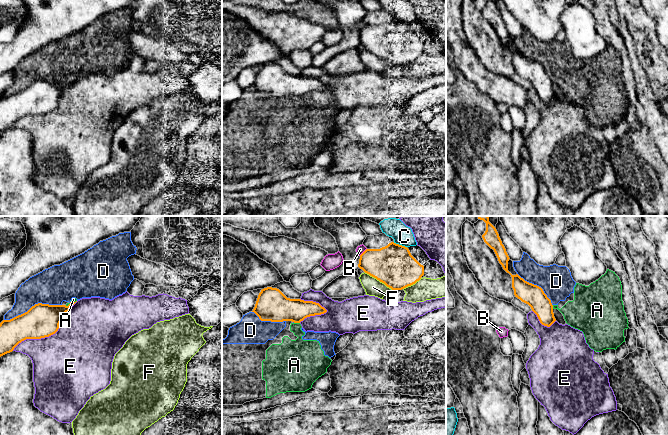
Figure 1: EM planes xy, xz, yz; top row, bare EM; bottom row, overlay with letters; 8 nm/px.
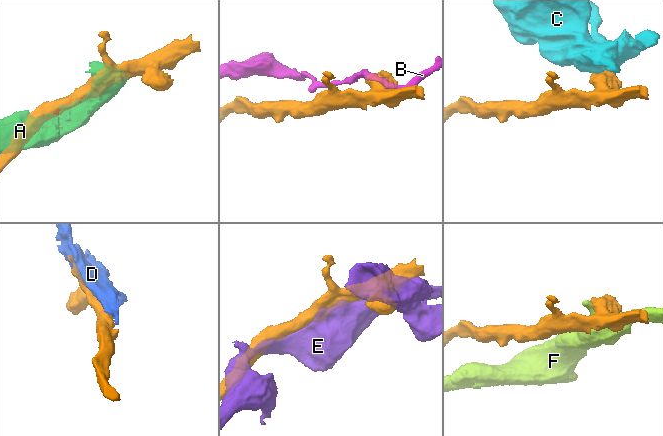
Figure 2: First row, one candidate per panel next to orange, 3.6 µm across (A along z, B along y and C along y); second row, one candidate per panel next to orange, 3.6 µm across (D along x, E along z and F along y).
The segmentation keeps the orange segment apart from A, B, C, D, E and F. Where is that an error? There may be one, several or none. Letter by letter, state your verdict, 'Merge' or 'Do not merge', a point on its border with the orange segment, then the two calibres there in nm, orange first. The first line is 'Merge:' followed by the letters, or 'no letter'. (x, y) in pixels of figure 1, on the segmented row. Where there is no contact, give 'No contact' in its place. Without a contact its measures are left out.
Merge: no letter
A: Do not merge. Touches orange at xz (297, 322). Thickness 260 nm (orange) against 240 nm
B: Do not merge. Touches orange at xz (363, 252). Thickness 320 nm (orange) against 70 nm
C: Do not merge. Touches orange at xz (400, 245). Thickness 320 nm (orange) against 160 nm
D: Do not merge. Touches orange at xy (32, 306). Thickness 280 nm (orange) against 300 nm
E: Do not merge. Touches orange at xy (49, 335). Thickness 280 nm (orange) against 480 nm
F: Do not merge. Touches orange at xz (379, 280). Thickness 320 nm (orange) against 140 nm

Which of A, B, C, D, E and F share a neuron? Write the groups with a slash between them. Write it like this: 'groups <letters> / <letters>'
groups A D / B / C / E / F

